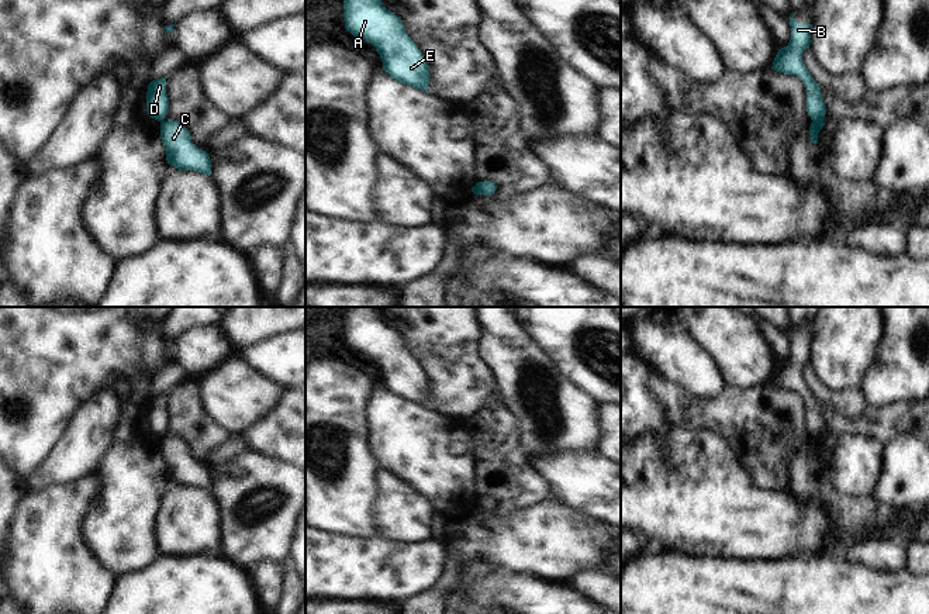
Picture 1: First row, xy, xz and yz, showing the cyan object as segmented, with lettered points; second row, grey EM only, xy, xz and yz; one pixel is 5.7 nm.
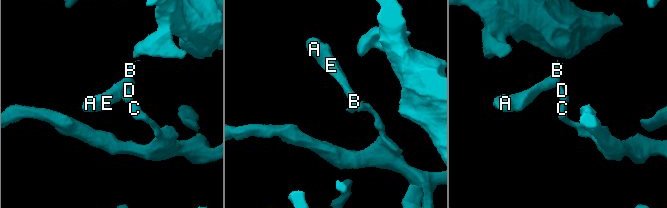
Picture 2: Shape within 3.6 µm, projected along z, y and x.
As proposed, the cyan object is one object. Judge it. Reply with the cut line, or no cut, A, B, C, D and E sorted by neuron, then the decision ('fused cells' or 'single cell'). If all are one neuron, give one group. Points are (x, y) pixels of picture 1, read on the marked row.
cut in yz along (822, 120), (812, 123); A B D E / C; fused cells

